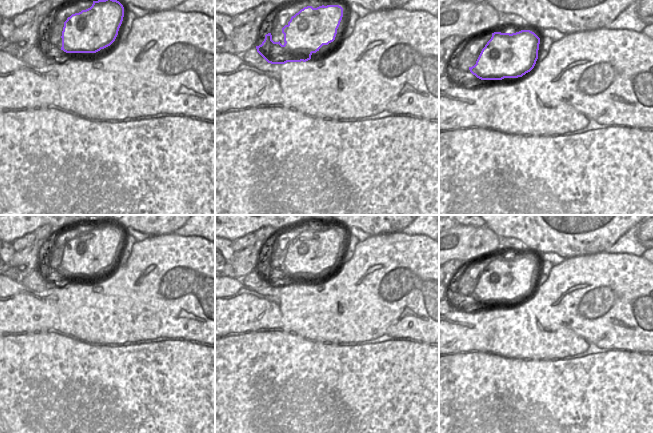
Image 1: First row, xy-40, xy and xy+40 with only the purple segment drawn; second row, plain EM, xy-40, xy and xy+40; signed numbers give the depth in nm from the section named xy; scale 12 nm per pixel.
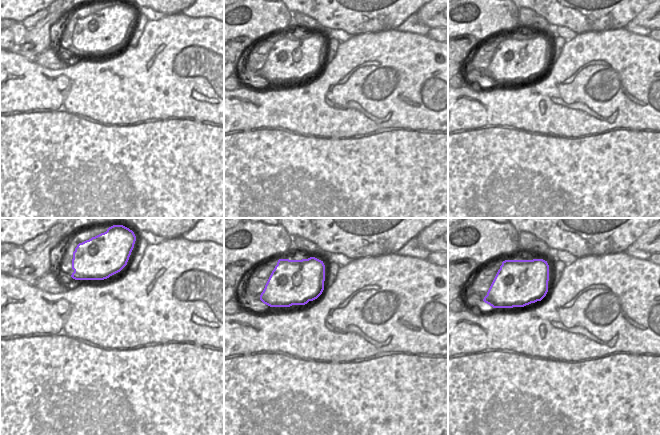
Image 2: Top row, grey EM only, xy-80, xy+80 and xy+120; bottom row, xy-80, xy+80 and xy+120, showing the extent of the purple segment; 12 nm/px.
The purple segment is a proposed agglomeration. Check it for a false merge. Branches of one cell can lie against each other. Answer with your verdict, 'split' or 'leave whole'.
leave whole

